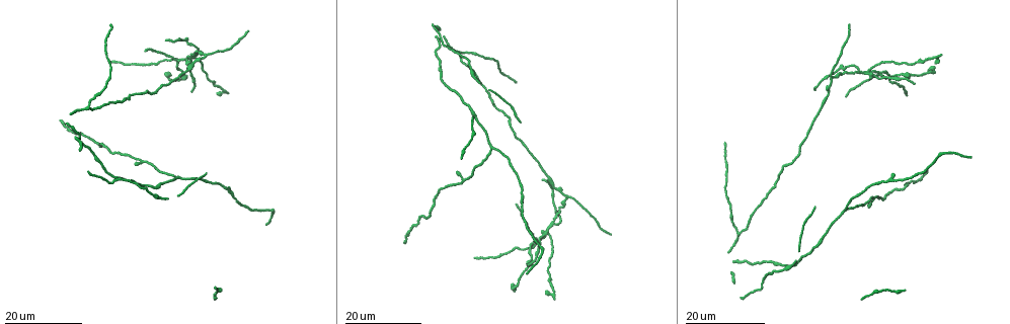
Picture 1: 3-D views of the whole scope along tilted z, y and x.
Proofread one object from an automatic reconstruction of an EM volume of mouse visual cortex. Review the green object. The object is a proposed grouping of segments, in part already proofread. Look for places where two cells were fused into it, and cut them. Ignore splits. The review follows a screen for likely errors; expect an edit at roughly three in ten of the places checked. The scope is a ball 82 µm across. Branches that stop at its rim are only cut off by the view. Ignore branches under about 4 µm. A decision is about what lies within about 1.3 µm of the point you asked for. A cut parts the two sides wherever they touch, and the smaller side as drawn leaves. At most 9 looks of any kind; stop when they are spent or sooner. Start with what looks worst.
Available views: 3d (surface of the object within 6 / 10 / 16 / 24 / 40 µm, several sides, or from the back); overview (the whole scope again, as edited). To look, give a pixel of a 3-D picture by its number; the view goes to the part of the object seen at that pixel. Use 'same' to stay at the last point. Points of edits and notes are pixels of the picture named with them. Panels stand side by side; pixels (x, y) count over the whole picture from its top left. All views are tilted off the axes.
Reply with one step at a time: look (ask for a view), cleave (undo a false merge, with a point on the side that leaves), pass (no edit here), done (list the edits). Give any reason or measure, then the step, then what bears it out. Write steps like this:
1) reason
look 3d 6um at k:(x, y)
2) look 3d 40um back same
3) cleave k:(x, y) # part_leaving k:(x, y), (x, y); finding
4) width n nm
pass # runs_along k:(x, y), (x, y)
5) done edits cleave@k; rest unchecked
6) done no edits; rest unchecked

four or more arms meet
look 3d 16um at 1:(881, 74)

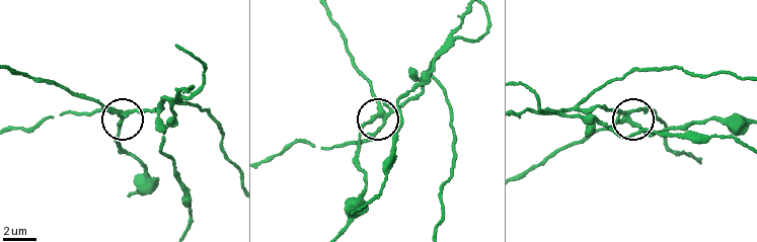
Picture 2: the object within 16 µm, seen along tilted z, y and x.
look 3d 10um at 2:(628, 114)

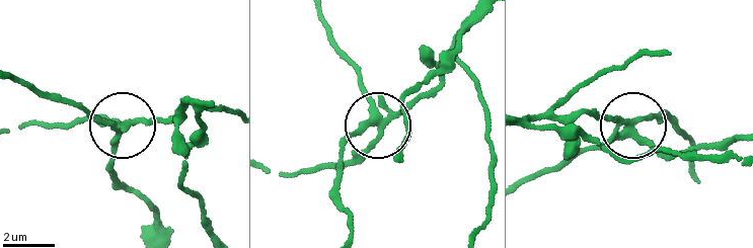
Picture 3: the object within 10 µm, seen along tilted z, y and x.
arms 4
cleave 3:(360, 86) # a second cell is stuck on

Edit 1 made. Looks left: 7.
side arm on a straight run
look 3d 16um at 1:(566, 197)

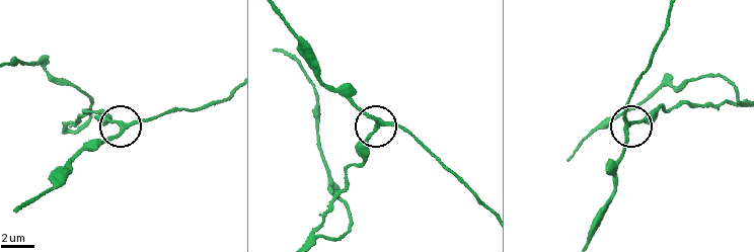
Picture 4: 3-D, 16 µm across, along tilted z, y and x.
look 3d 6um at 4:(379, 124)

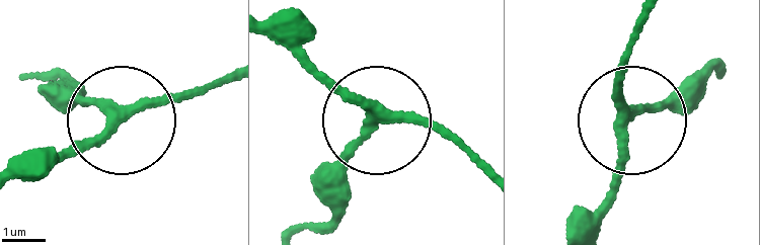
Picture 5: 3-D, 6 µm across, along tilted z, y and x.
arms 3
pass # runs_along 5:(13, 178), (214, 84); one cell here

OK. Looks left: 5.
three arms meet
look 3d 16um at 1:(552, 226)

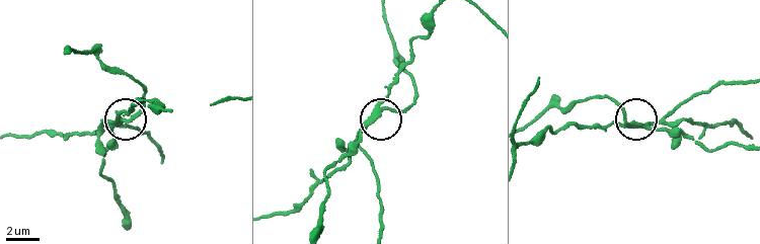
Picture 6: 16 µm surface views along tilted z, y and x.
look 3d 6um at 6:(385, 108)

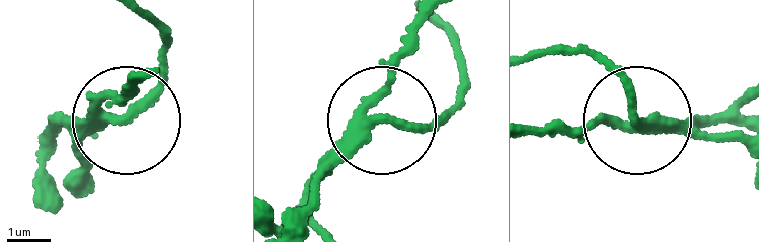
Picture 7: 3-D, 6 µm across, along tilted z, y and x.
cleave 7:(146, 109) # part_leaving 7:(103, 120), (142, 102), (164, 58), (166, 36), (135, 9); two cells meet here

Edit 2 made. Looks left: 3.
three arms meet
look 3d 16um at 1:(178, 178)

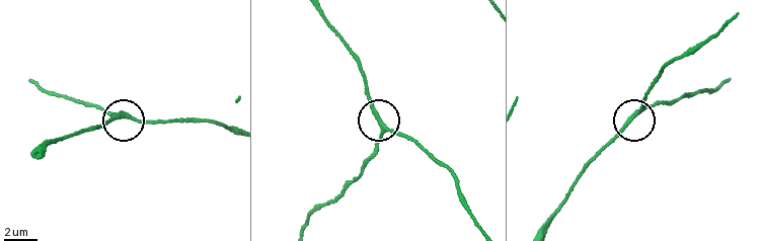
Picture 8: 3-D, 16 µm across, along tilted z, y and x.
look 3d 10um at 8:(129, 117)

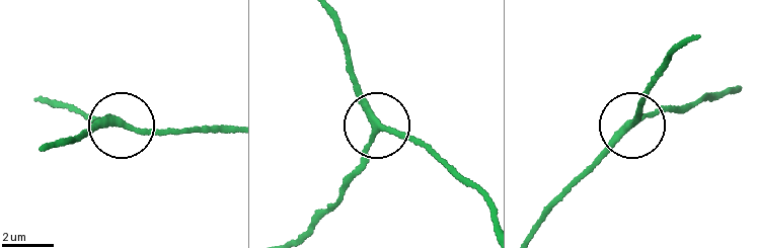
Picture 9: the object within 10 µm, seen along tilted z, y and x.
pass # runs_along 9:(46, 151), (102, 128), (183, 134); all the same cell

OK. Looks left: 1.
done edits cleave@3, cleave@7; rest unchecked

